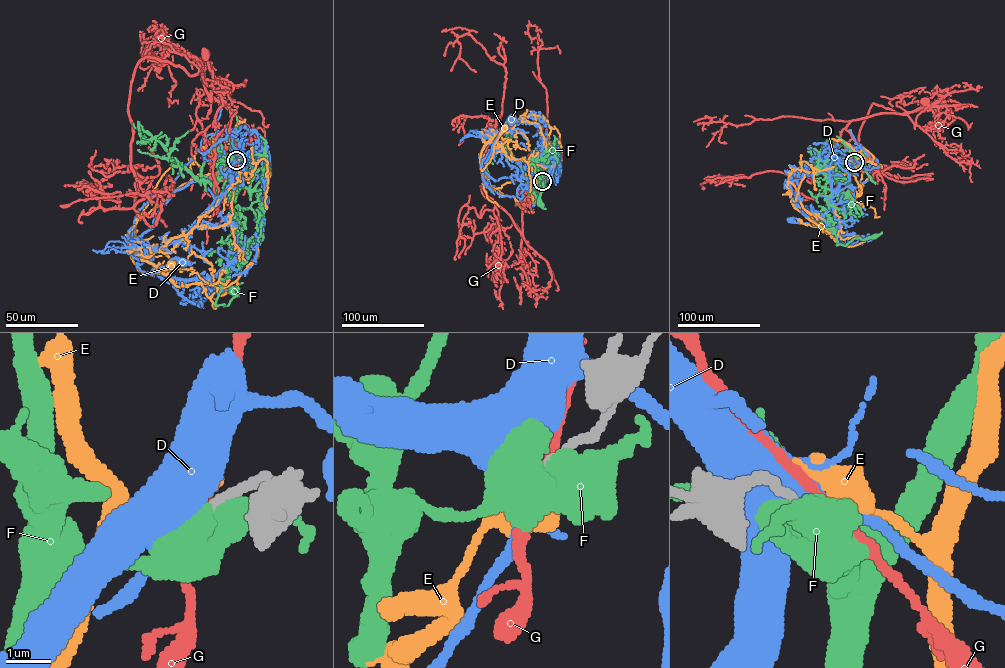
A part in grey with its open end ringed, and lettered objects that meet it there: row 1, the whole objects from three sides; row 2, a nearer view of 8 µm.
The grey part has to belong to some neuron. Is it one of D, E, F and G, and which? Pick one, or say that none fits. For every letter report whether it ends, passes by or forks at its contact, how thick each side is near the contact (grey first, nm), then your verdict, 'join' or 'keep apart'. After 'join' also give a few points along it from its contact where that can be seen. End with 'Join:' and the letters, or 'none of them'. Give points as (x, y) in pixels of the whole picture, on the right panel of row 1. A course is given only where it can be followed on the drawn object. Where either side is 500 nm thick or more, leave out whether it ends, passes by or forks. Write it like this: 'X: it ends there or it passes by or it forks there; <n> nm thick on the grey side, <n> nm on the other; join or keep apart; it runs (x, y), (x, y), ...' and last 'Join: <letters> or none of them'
D: it passes by; 180 nm thick on the grey side, 380 nm on the other; keep apart
E: it ends there; 180 nm thick on the grey side, 440 nm on the other; join; it runs (854, 162), (856, 167), (849, 171), (861, 193), (832, 209), (843, 214), (841, 223), (819, 227), (800, 221)
F: 240 nm thick on the grey side, 650 nm on the other; keep apart
G: it passes by; 200 nm thick on the grey side, 180 nm on the other; keep apart
Join: E

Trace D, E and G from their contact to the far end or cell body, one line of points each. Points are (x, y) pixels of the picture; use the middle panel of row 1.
D: (542, 181), (515, 176), (494, 180), (481, 166), (510, 118)
E: (542, 181), (538, 183), (519, 176), (501, 187), (487, 186), (480, 159), (482, 170), (505, 127)
G: (542, 181), (541, 172), (535, 171), (538, 166), (524, 191), (522, 233), (528, 243), (525, 255), (524, 251)

